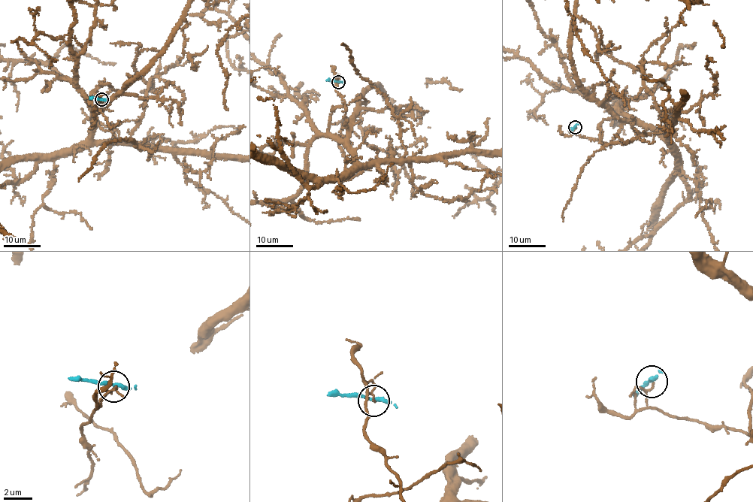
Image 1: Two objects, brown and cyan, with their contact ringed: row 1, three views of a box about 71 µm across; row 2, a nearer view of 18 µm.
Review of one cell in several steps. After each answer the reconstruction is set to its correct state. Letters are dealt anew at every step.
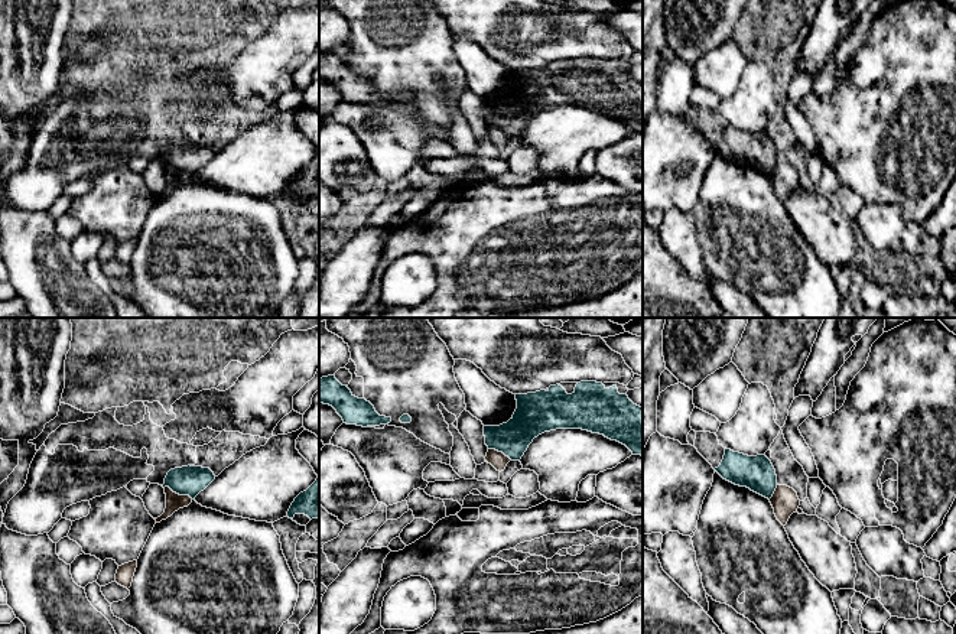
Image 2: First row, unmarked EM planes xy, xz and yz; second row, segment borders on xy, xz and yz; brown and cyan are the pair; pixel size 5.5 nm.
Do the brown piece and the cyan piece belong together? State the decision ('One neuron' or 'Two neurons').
Two neurons

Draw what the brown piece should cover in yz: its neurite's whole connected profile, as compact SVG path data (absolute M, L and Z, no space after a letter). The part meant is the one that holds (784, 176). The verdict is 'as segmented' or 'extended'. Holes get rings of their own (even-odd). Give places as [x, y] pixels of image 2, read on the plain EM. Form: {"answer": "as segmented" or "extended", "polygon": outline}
{"answer": "as segmented", "polygon": "M778 162L770 175L770 179L774 185L774 191L777 196L786 202L790 192L797 188L800 182L800 176L797 173L797 169L787 163L787 162Z"}

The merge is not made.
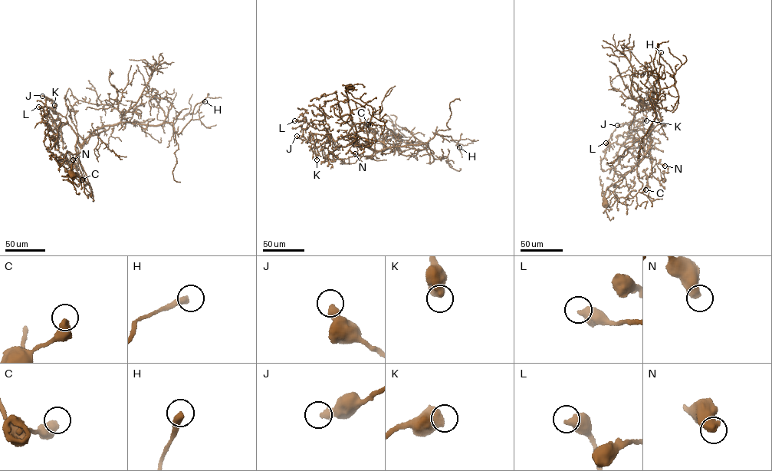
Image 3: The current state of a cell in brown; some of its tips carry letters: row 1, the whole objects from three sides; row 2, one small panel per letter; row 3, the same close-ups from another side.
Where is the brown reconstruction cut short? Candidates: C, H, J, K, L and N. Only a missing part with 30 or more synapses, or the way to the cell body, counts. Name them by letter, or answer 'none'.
none

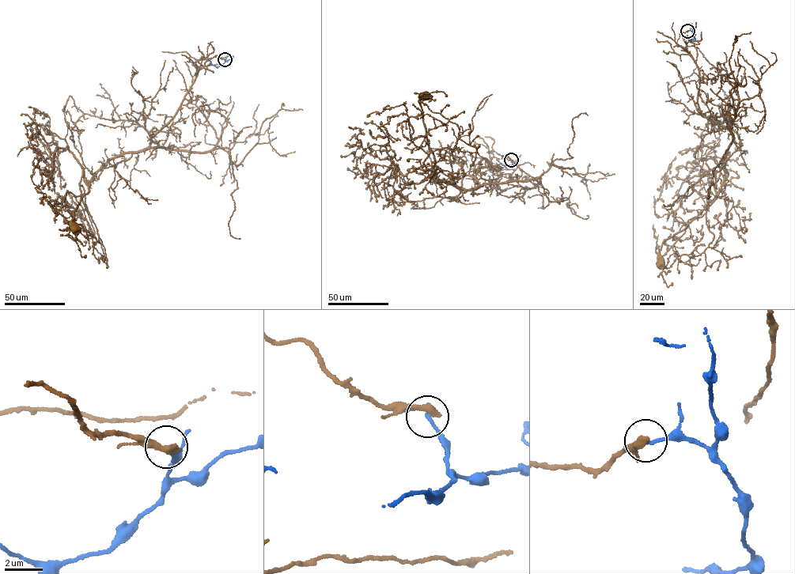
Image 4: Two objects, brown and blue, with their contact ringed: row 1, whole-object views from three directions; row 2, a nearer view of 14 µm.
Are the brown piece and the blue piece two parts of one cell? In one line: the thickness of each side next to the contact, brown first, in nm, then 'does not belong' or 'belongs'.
calibres 440 and 180 nm; does not belong

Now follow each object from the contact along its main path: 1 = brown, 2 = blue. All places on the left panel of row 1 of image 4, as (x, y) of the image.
1: (225, 59), (216, 55), (204, 63), (175, 116), (149, 145), (123, 152), (101, 168), (73, 213), (75, 227)
2: (225, 59), (218, 66), (210, 62)

